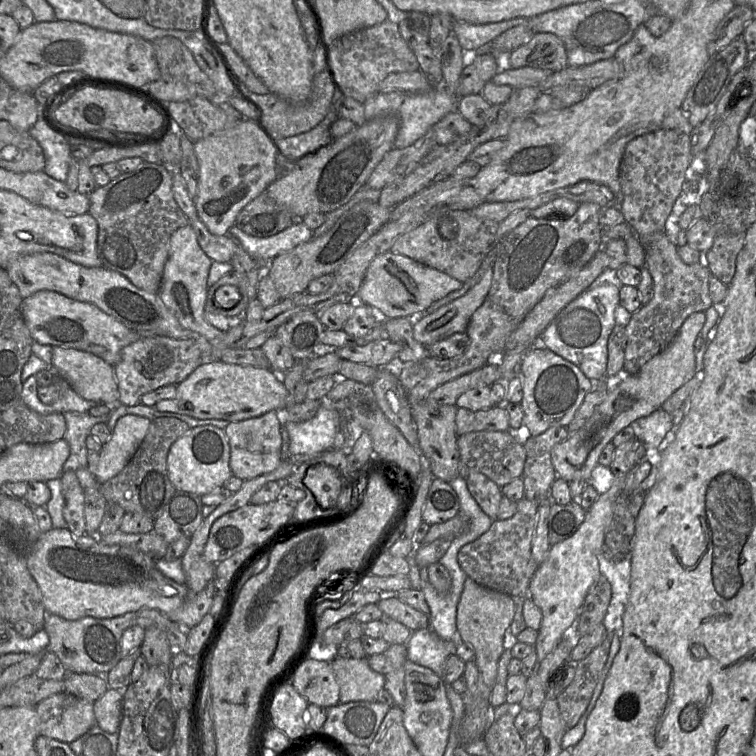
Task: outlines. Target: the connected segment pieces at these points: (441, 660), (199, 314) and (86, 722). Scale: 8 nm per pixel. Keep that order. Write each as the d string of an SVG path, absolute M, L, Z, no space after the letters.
M431 628L412 631L406 642L407 660L428 668L444 679L446 659L455 653L456 643L441 639Z
M190 224L177 229L170 238L169 257L157 293L184 328L199 334L210 345L218 338L222 338L225 333L210 325L204 318L208 289L207 277L212 262L200 248L196 234Z
M58 693L35 706L39 734L70 744L96 726L93 702Z

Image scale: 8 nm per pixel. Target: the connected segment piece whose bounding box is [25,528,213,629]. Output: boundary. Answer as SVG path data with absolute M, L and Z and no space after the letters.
M52 528L41 533L37 541L26 551L27 568L37 582L46 613L66 620L84 617L114 618L142 609L154 609L185 629L198 625L209 613L213 597L205 590L191 596L185 584L179 584L164 576L156 567L156 561L143 552L129 546L105 545L95 535L73 535L67 528Z

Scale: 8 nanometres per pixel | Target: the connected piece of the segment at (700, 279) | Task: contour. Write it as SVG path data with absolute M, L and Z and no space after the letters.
M656 232L649 237L645 247L645 267L653 280L653 297L639 310L631 315L630 321L625 327L626 347L624 358L624 370L628 374L636 374L651 358L662 352L673 341L684 321L695 312L705 312L713 305L709 295L709 279L711 272L707 266L701 263L686 264L677 253L677 246L673 244L665 232Z

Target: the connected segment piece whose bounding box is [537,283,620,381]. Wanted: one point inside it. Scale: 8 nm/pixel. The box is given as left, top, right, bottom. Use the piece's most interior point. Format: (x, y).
(579, 333)

